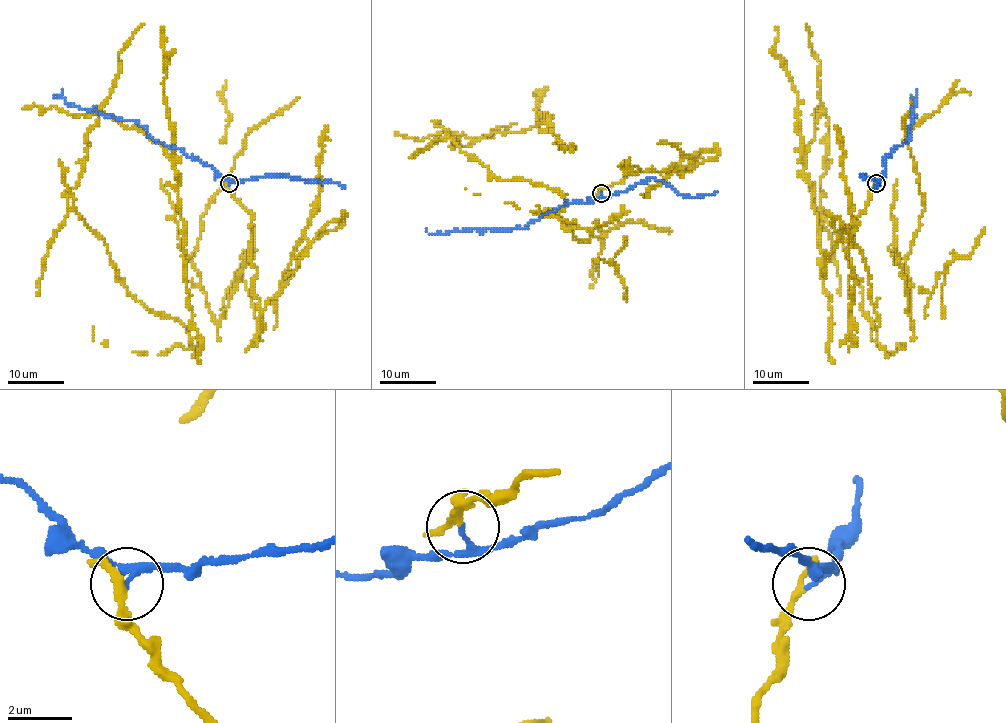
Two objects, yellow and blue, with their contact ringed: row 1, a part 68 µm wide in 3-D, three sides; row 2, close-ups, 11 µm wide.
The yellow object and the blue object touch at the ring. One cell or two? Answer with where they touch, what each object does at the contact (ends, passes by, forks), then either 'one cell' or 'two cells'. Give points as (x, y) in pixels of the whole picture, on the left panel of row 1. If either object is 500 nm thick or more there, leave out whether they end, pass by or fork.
place (229, 183); yellow passes by; blue passes by; two cells

